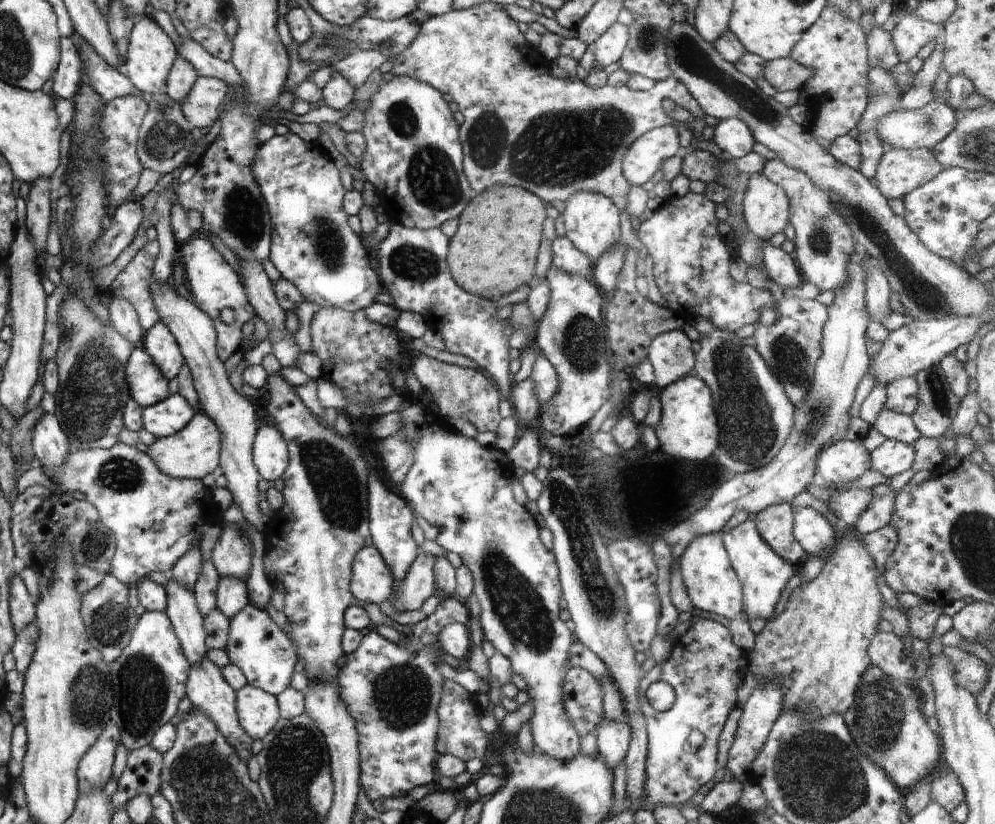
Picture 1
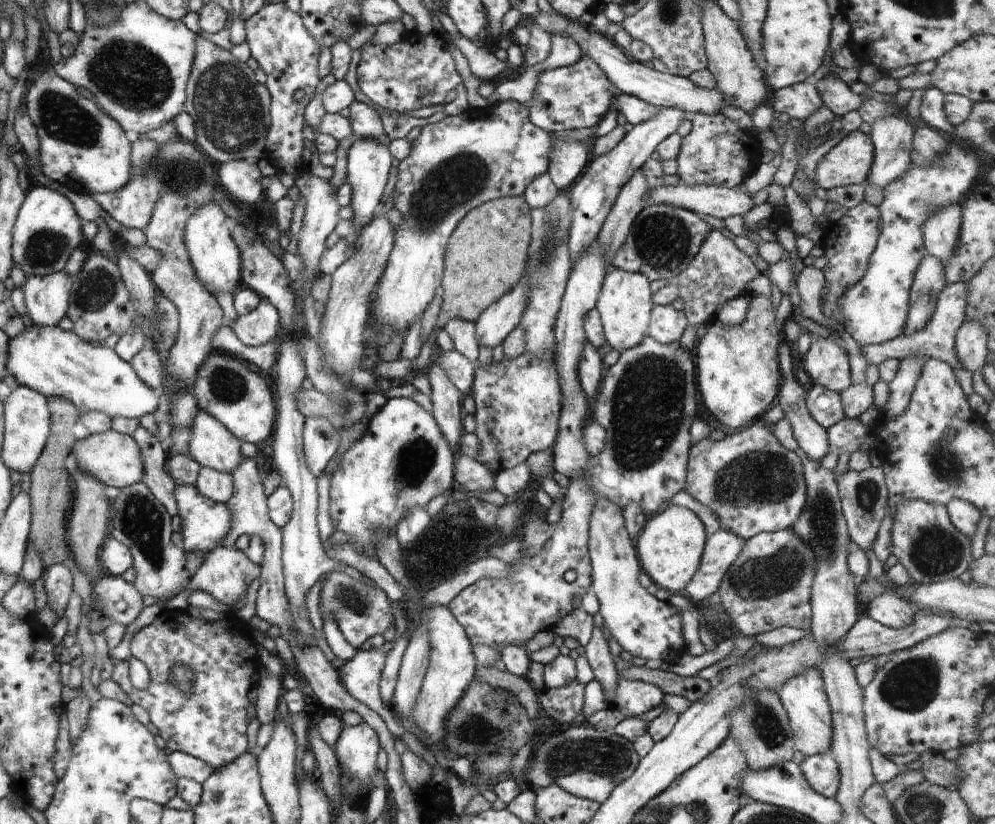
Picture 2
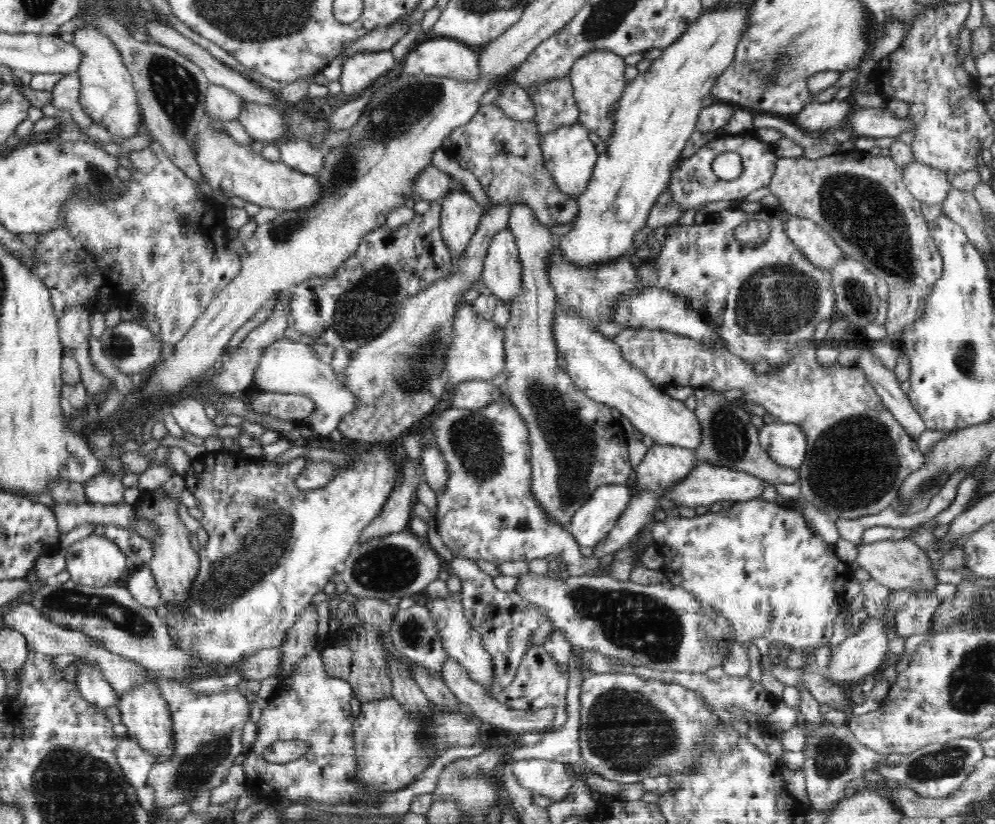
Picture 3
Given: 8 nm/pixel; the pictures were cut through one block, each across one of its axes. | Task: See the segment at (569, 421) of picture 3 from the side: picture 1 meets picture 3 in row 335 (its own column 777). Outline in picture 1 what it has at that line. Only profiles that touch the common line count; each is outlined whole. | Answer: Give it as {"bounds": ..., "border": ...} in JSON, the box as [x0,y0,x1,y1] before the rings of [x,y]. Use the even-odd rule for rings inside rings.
{"bounds":[756,503,807,568],"border":[[[790,503],[775,504],[756,513],[756,530],[760,538],[785,560],[797,568],[807,557],[794,538],[794,512]]]}

